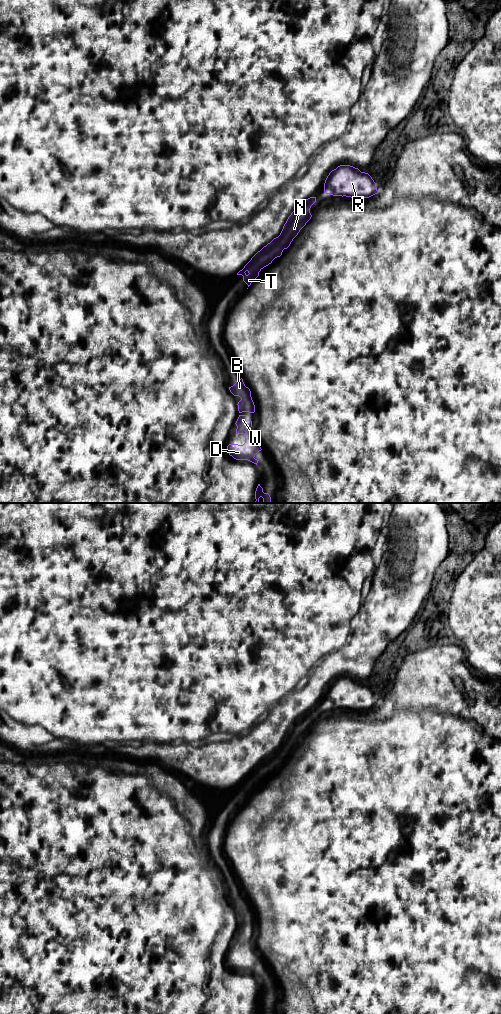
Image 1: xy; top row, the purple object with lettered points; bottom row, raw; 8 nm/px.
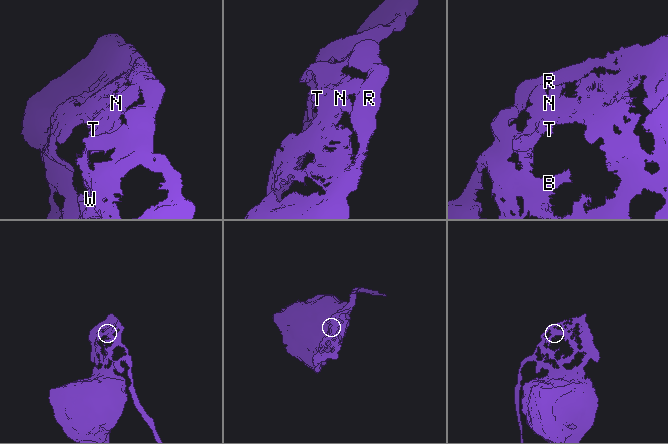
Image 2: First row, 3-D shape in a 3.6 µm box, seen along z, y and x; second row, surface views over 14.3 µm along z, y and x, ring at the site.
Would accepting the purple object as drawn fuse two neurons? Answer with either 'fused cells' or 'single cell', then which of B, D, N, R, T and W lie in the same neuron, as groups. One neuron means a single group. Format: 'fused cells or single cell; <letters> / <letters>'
fused cells; B D R T W / N

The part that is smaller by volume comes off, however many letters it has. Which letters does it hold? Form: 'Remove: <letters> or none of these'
Remove: N

